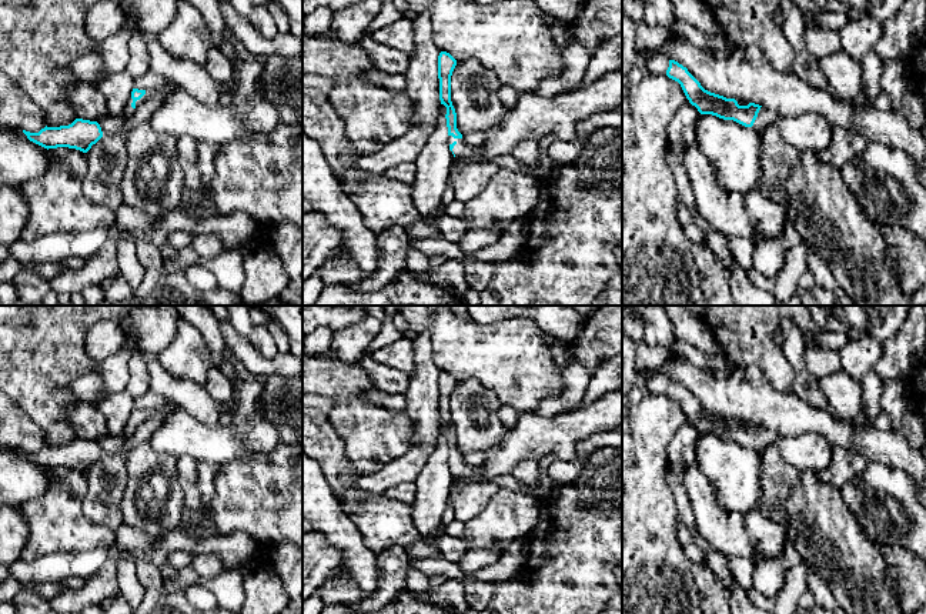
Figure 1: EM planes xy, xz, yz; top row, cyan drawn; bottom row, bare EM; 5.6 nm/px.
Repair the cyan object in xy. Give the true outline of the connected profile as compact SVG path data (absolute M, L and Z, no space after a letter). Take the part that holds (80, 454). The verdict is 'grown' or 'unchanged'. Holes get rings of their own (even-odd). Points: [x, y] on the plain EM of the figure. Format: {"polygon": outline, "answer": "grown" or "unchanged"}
{"polygon": "M76 438L68 446L44 447L39 453L23 450L27 458L44 468L68 467L87 473L101 457L103 451L97 441Z", "answer": "unchanged"}

